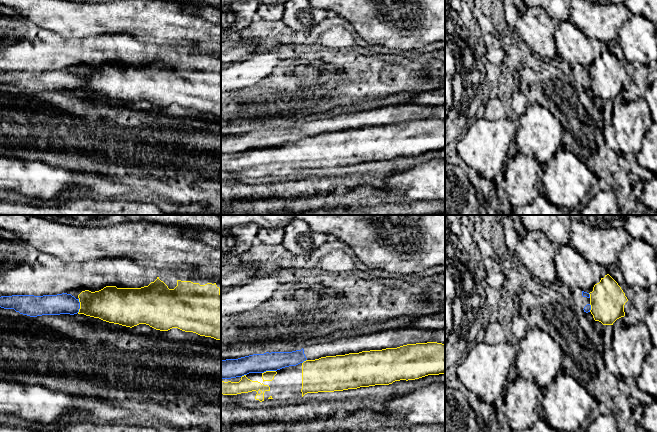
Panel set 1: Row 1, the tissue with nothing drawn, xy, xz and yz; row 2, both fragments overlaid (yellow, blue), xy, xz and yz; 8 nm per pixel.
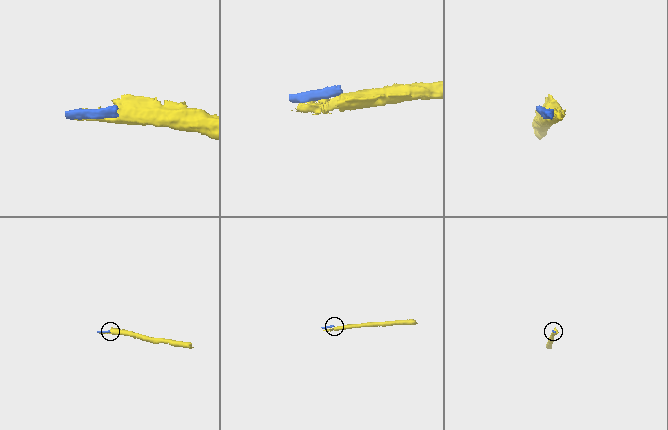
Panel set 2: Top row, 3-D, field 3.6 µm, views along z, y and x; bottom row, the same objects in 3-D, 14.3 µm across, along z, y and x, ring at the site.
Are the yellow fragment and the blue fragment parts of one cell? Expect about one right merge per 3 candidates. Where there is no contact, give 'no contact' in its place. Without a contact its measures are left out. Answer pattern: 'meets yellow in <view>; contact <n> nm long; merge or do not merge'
meets yellow in xy; contact 110 nm long; do not merge

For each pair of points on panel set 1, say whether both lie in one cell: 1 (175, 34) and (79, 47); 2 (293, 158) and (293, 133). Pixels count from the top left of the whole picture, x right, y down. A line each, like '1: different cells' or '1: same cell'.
1: different cells
2: different cells

